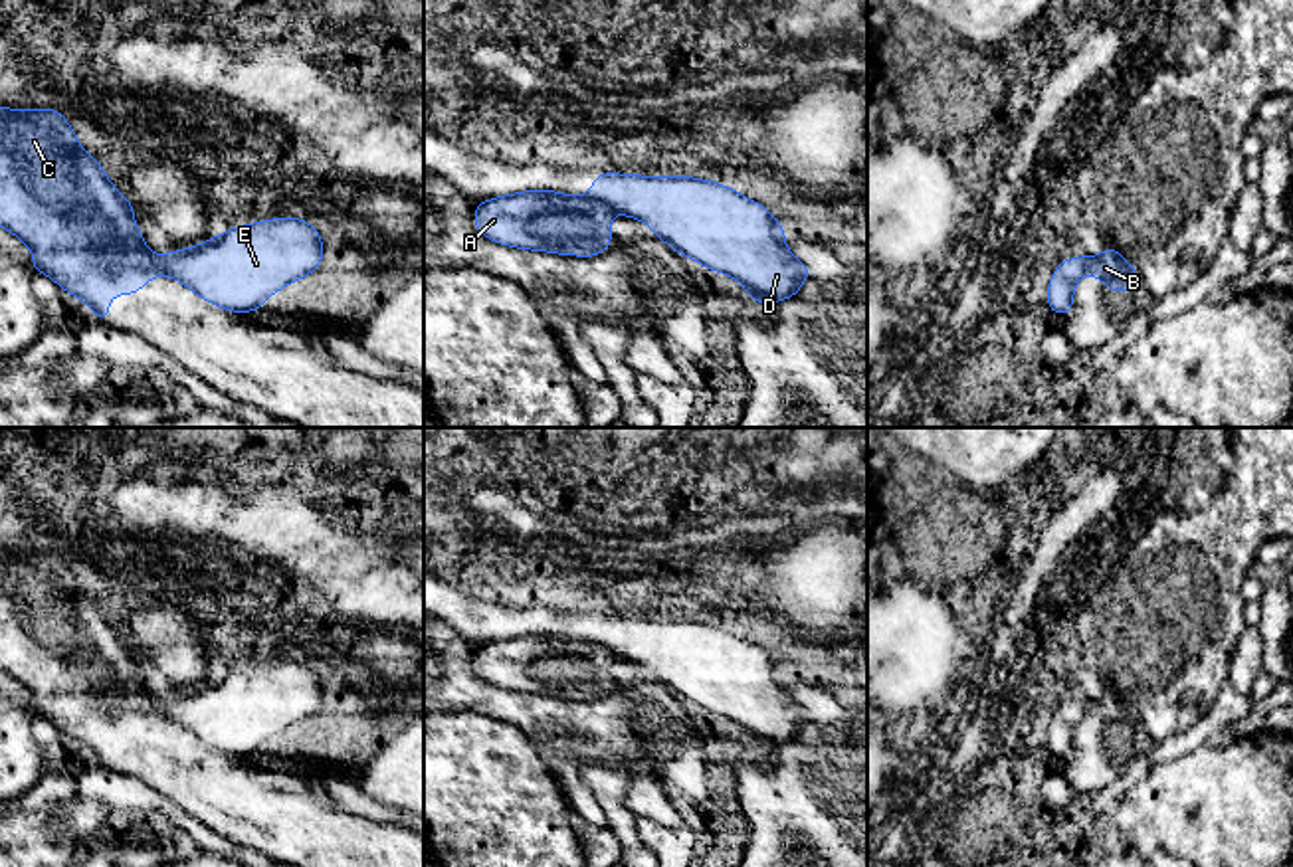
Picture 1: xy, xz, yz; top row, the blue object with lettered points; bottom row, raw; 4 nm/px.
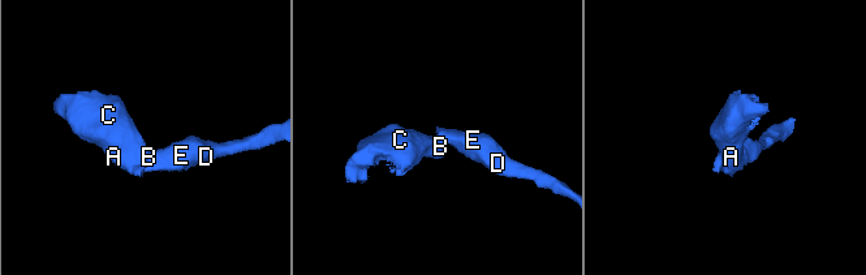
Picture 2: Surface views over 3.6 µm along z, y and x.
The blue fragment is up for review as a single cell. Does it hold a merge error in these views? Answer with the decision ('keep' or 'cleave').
cleave

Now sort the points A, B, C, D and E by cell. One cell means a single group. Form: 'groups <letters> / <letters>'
groups A B C / D E

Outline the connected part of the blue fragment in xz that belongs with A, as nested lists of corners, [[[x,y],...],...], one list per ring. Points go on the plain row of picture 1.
[[[527,633],[477,645],[473,667],[503,689],[594,701],[614,687],[612,663],[612,649],[594,639]]]

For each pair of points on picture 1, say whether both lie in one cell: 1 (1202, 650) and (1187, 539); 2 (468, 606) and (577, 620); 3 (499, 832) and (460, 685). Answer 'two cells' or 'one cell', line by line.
1: one cell
2: one cell
3: two cells

